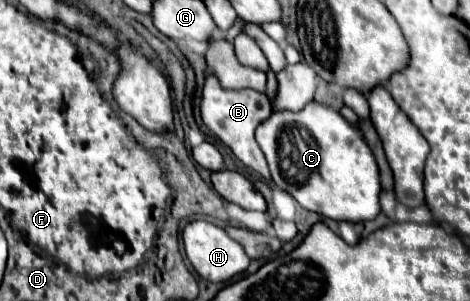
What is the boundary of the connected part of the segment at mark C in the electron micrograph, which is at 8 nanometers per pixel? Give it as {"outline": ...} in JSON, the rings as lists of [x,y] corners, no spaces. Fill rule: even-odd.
{"outline":[[[310,102],[302,112],[286,112],[274,110],[272,116],[258,126],[256,140],[268,160],[272,180],[278,188],[288,192],[302,208],[316,212],[320,216],[332,218],[336,222],[366,222],[374,220],[380,214],[380,174],[374,156],[366,140],[354,130],[336,110],[322,106],[318,102]]]}

